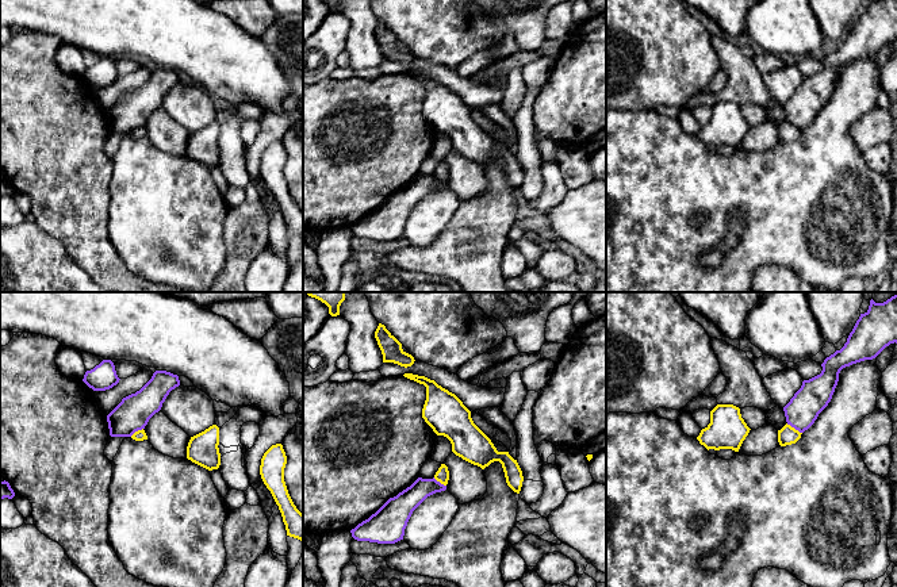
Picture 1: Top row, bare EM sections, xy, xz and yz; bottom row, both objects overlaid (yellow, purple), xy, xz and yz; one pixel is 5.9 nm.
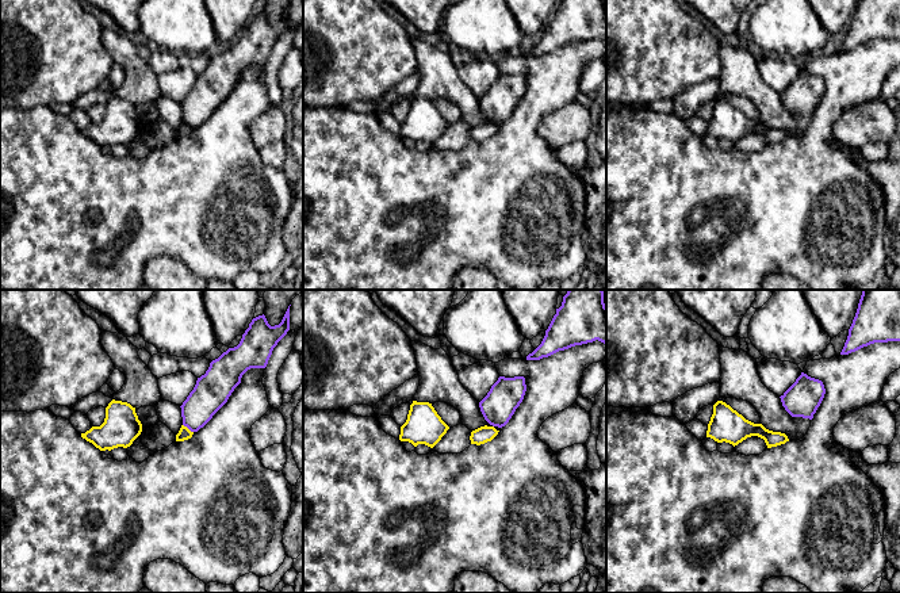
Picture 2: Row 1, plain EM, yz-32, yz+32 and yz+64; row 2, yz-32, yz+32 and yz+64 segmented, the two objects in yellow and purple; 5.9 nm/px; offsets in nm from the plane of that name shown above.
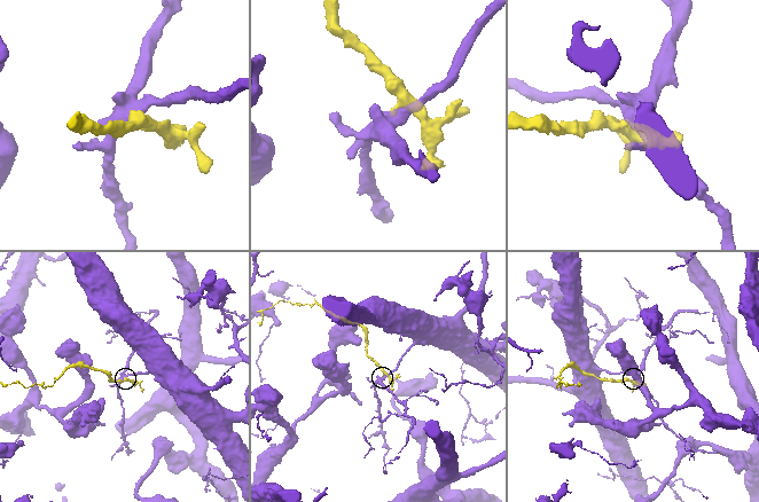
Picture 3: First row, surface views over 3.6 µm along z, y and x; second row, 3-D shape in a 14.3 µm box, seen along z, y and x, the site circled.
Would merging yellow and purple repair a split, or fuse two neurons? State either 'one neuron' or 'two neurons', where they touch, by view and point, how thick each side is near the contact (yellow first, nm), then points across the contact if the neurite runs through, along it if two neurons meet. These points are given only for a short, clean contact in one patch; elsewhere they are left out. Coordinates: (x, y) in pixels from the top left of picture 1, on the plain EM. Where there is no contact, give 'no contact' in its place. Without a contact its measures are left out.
two neurons; contact yz (793, 125); calibres 110 and 190 nm; border yz (786, 121), (801, 130)

